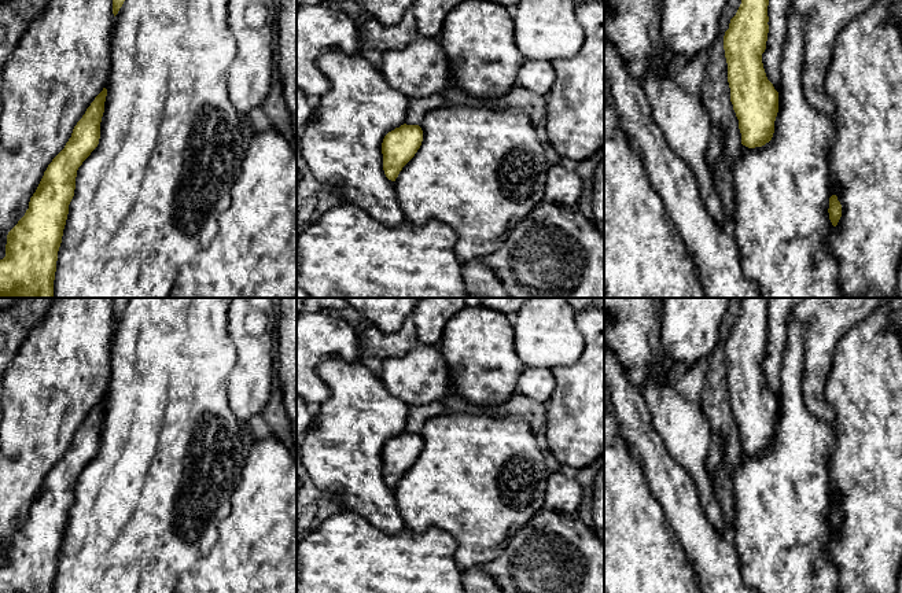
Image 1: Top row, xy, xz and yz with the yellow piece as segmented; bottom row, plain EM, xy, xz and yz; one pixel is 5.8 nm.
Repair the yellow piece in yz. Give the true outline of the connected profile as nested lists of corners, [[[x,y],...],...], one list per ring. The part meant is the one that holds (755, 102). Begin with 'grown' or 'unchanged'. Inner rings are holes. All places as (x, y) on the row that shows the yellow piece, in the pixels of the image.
unchanged; [[[741,0],[724,36],[730,102],[739,119],[741,144],[748,148],[762,147],[772,140],[778,113],[778,92],[767,80],[762,63],[769,33],[767,5],[769,0]]]

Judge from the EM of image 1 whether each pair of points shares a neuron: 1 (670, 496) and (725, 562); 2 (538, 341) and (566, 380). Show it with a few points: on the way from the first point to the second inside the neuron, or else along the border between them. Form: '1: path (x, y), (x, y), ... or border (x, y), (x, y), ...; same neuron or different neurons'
1: path (674, 512), (709, 547); same neuron
2: border (582, 347), (575, 361), (552, 369), (549, 397); different neurons

